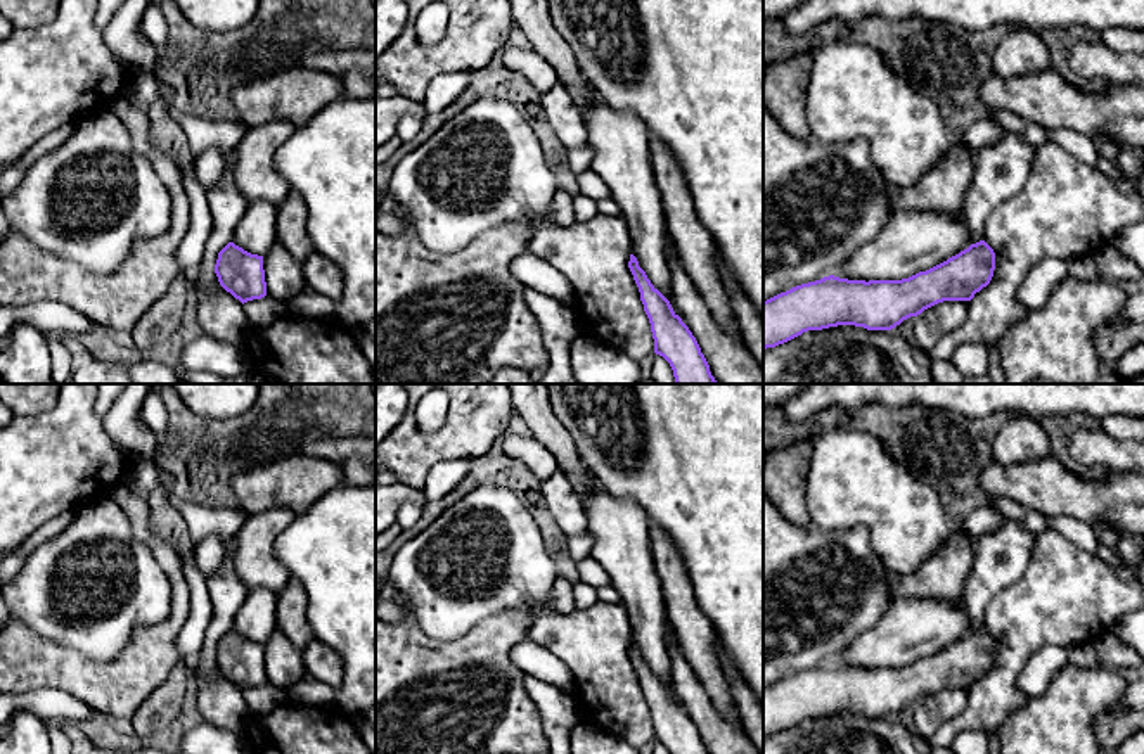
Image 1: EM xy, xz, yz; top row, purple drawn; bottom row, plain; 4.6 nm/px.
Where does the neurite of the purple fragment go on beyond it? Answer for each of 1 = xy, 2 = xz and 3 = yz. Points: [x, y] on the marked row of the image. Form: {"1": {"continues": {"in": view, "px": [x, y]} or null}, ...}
{"1": {"continues": null}, "2": {"continues": null}, "3": {"continues": null}}

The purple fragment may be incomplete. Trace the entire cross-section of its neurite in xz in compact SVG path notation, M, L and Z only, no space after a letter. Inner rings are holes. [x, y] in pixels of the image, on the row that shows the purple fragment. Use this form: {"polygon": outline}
{"polygon": "M630 254L628 268L651 323L654 353L670 363L675 384L718 384L696 337L670 301L651 284L633 254Z"}

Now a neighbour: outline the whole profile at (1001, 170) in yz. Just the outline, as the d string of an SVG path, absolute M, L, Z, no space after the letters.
M1006 135L999 144L987 145L976 154L974 182L962 208L971 244L983 240L990 213L1023 187L1033 157L1035 147L1019 135Z

